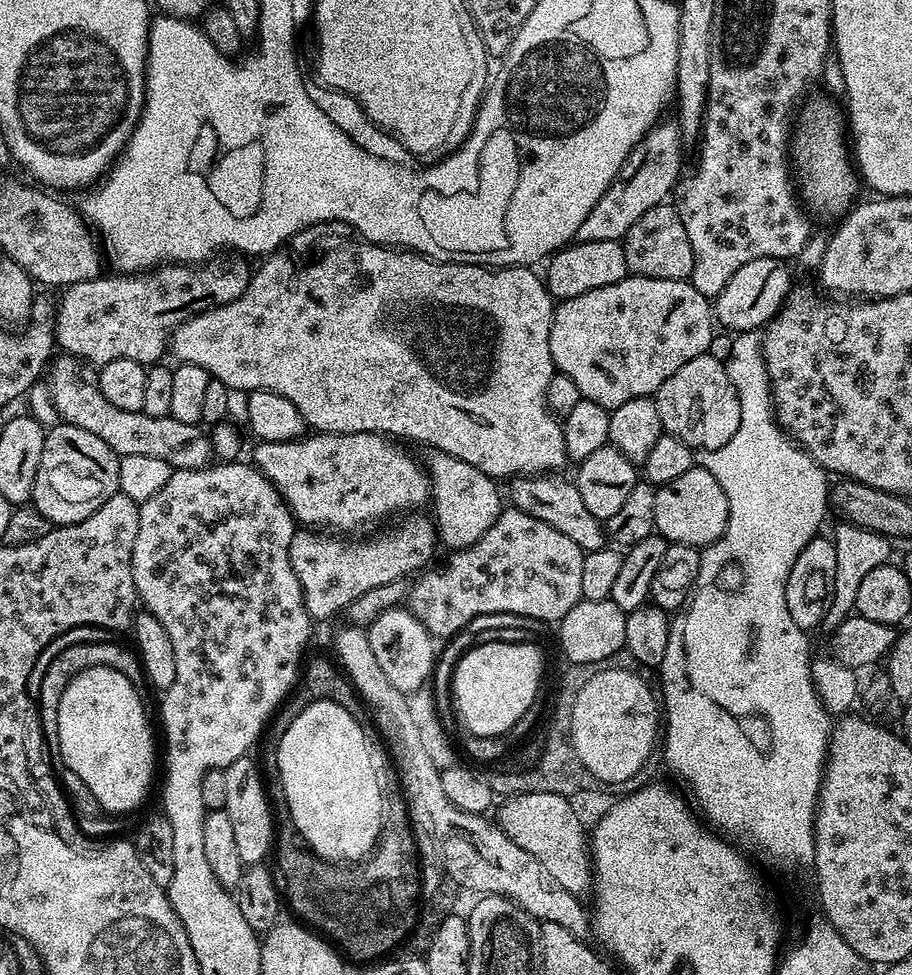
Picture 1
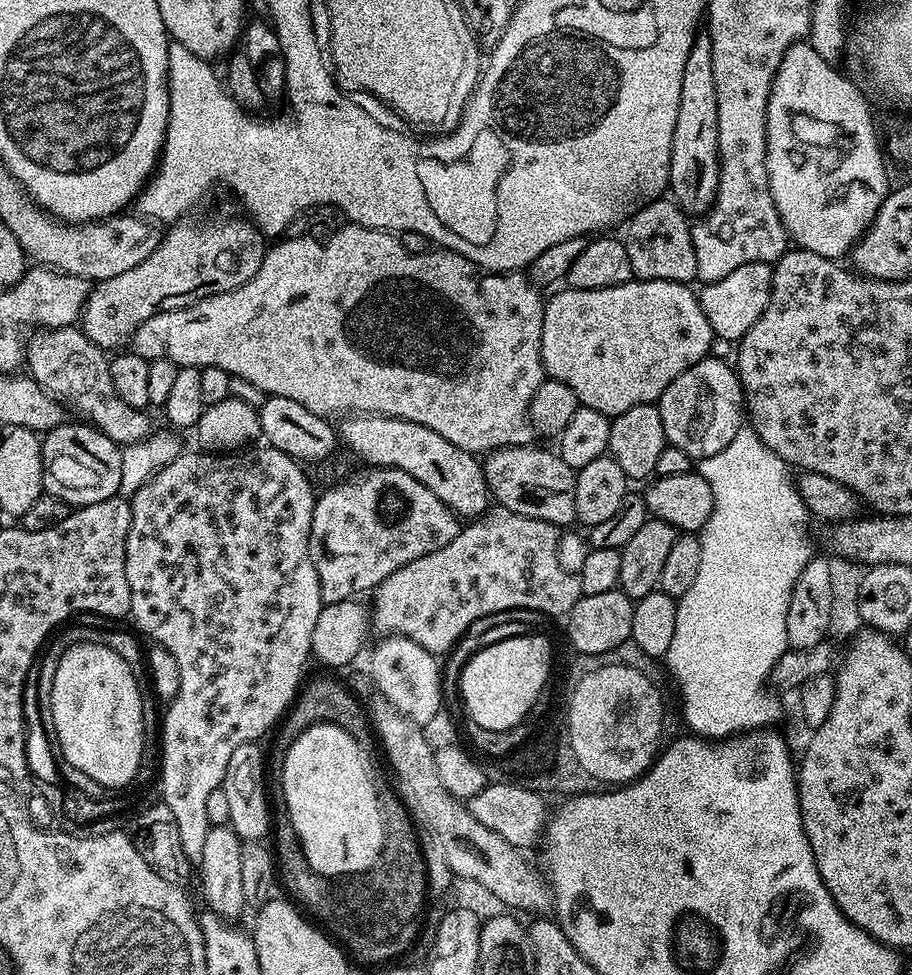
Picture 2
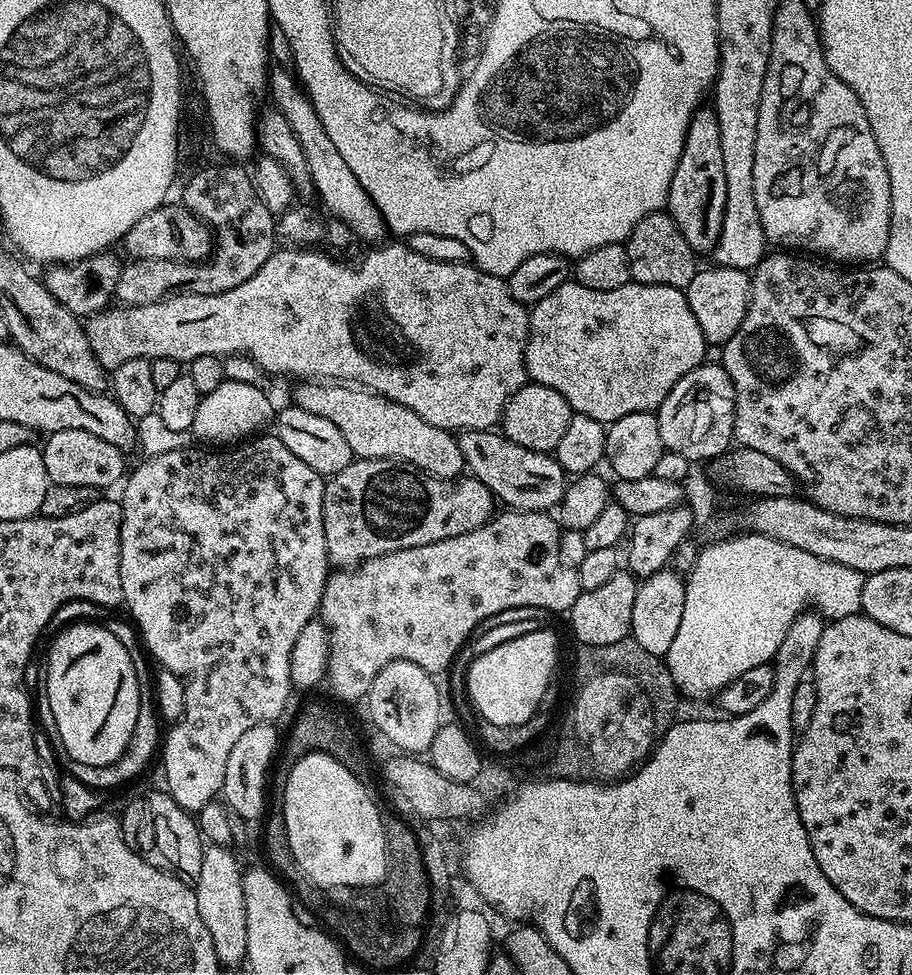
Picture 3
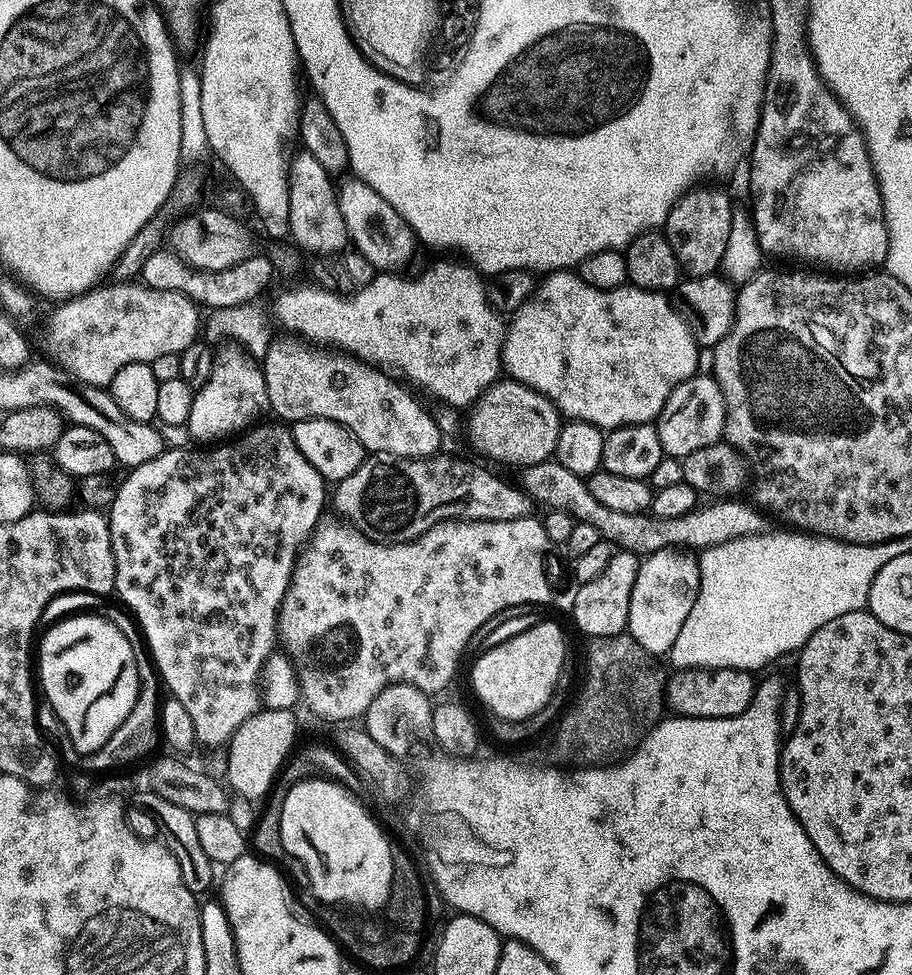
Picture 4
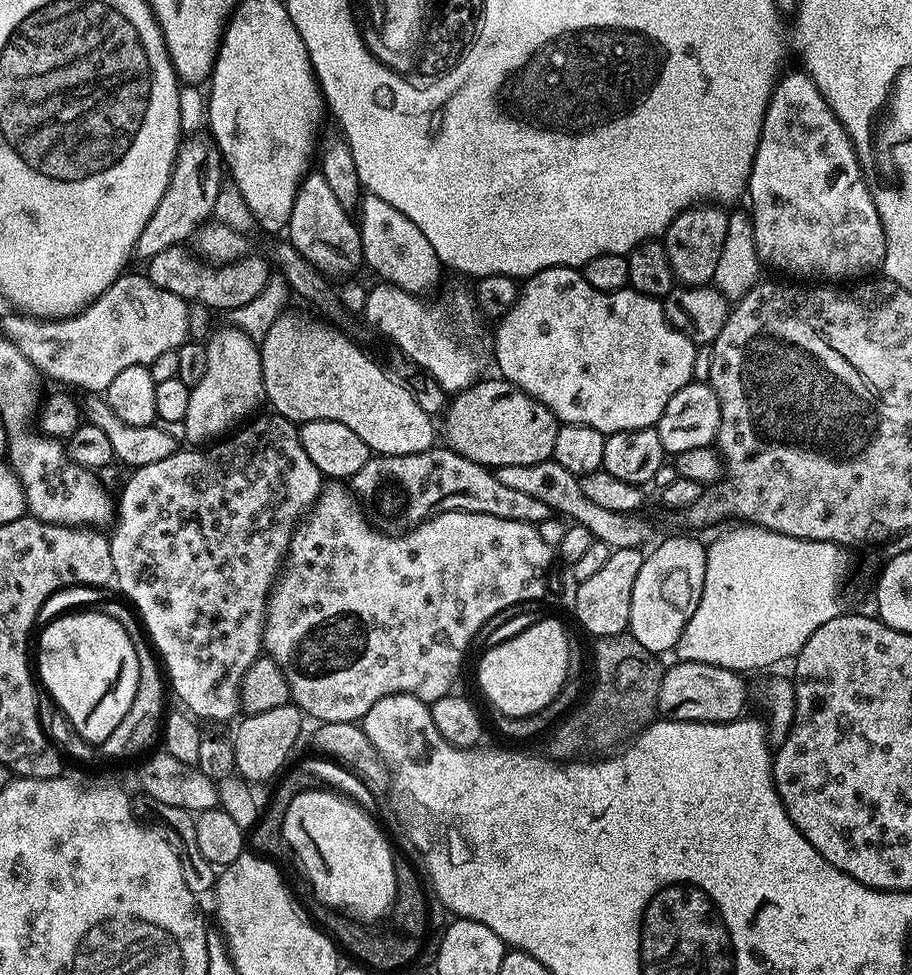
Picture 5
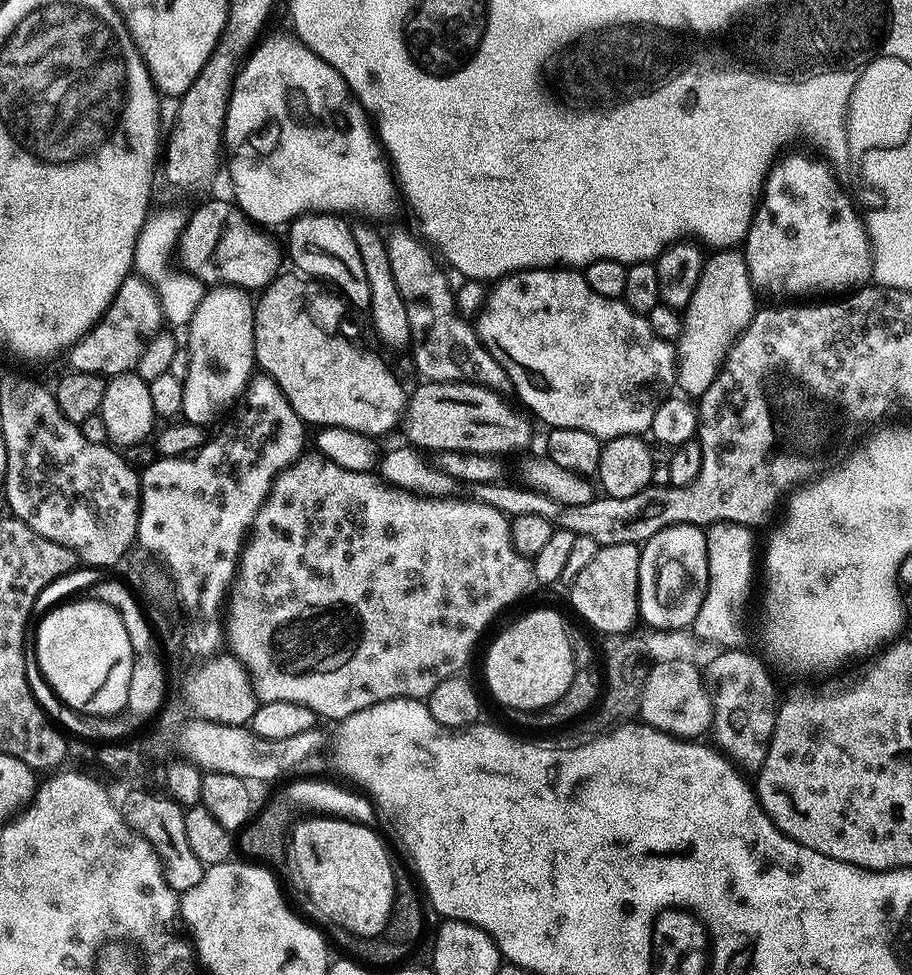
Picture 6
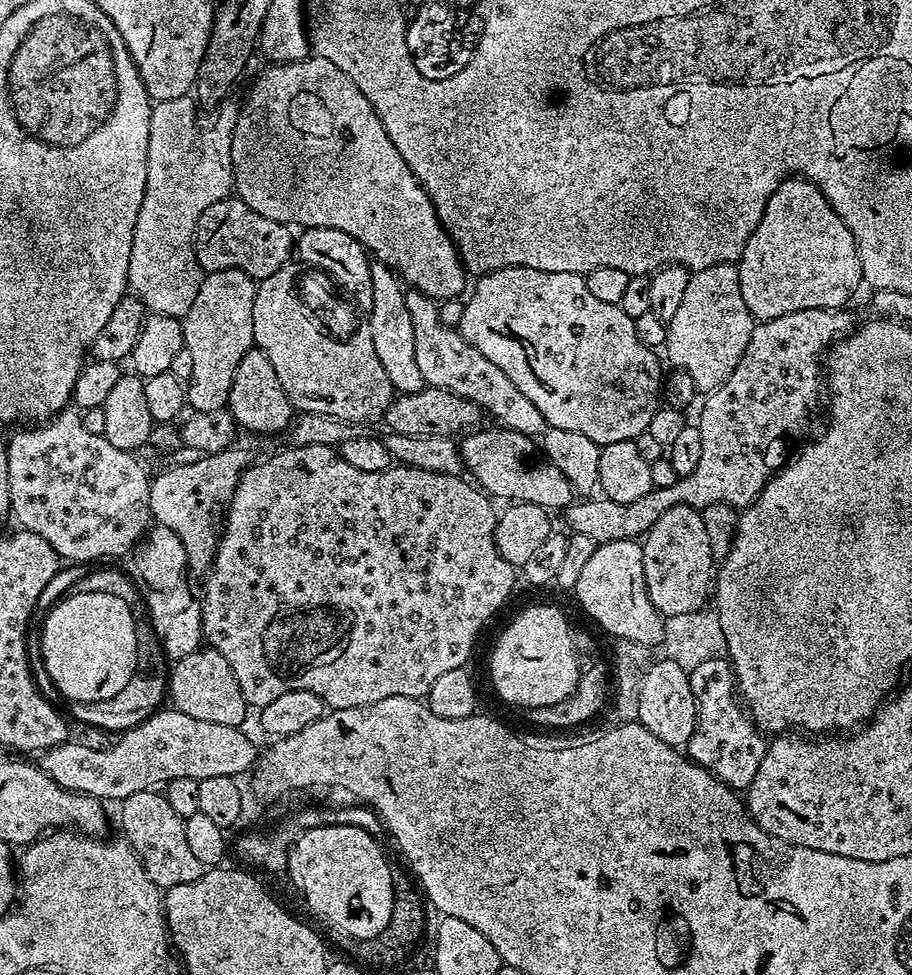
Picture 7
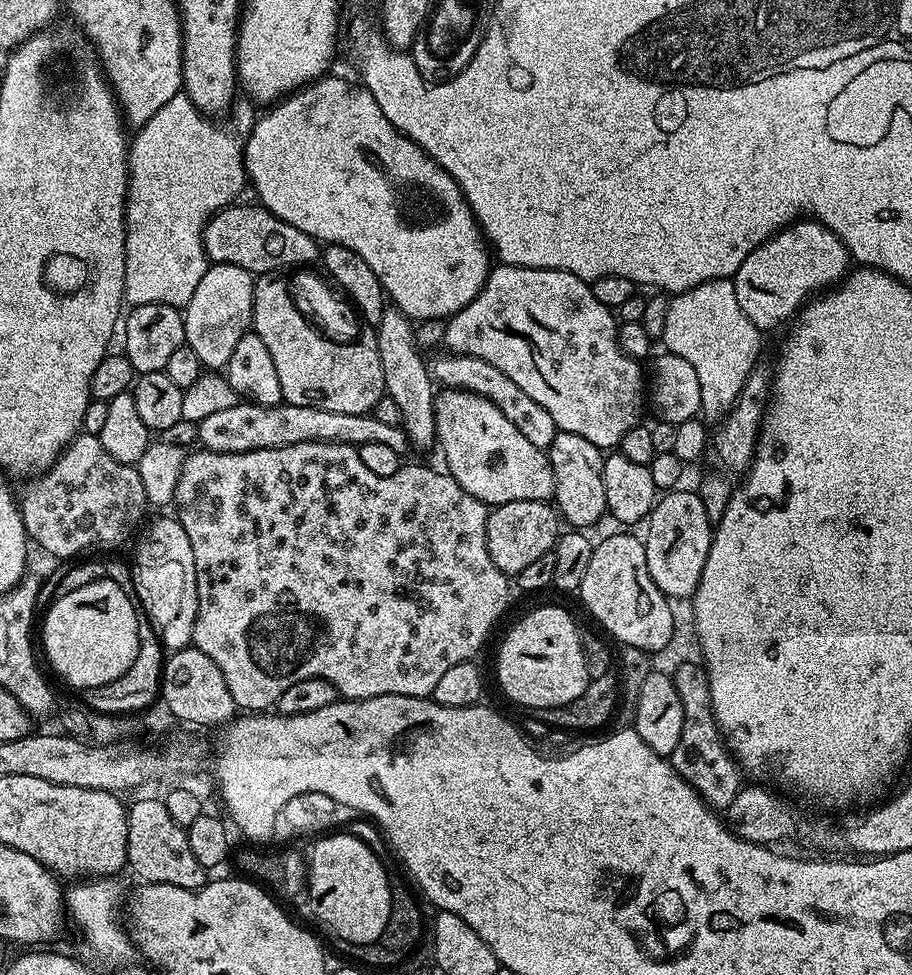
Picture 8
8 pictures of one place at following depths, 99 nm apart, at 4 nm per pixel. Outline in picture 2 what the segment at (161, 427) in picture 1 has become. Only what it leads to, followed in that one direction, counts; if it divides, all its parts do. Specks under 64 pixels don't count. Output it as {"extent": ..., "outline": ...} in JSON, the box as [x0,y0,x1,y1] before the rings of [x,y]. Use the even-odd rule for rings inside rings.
{"extent":[26,327,154,446],"outline":[[[79,327],[40,330],[26,344],[26,368],[33,380],[69,409],[77,408],[83,419],[93,428],[100,429],[106,438],[125,446],[142,442],[154,432],[152,420],[143,408],[126,406],[114,390],[114,378],[110,378],[110,356],[99,348]]]}

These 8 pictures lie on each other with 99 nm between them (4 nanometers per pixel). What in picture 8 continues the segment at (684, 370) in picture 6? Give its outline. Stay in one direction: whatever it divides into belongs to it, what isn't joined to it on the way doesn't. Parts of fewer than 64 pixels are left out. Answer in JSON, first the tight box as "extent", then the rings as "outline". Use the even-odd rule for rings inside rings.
{"extent":[662,278,761,421],"outline":[[[710,278],[705,284],[694,284],[690,290],[675,293],[669,299],[662,344],[667,351],[678,354],[678,358],[686,358],[686,362],[694,366],[698,373],[698,386],[702,386],[700,411],[709,421],[719,421],[732,409],[732,403],[746,384],[746,378],[758,363],[756,355],[760,352],[760,336],[761,329],[756,328],[746,314],[742,314],[742,306],[738,306],[738,294],[734,294],[731,279]]]}

